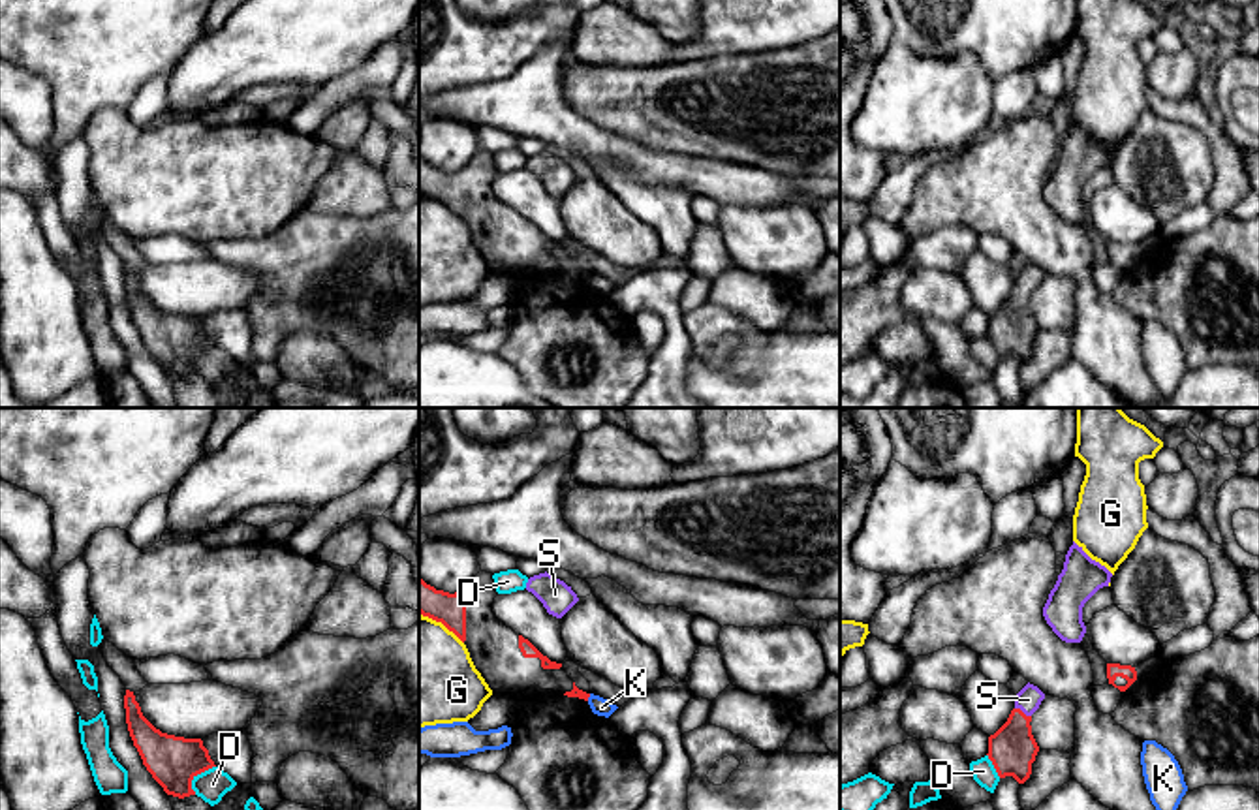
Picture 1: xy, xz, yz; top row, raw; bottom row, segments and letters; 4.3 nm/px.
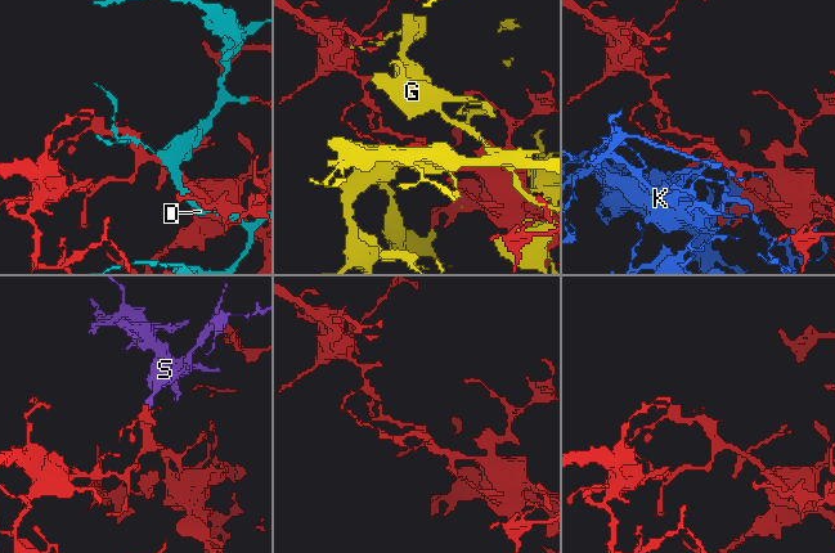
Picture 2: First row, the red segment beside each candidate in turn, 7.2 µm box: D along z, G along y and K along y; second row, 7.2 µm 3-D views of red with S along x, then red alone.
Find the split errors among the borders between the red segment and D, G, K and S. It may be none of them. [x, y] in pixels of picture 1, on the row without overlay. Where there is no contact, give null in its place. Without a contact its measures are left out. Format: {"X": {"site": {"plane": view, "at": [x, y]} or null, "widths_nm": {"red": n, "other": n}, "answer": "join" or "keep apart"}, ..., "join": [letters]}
{"D": {"site": {"plane": "xy", "at": [196, 354]}, "widths_nm": {"red": 220, "other": 140}, "answer": "keep apart"}, "G": {"site": {"plane": "xz", "at": [442, 202]}, "widths_nm": {"red": 140, "other": 440}, "answer": "keep apart"}, "K": {"site": {"plane": "xz", "at": [589, 275]}, "widths_nm": {"red": 50, "other": 80}, "answer": "keep apart"}, "S": {"site": {"plane": "yz", "at": [1021, 290]}, "widths_nm": {"red": 200, "other": 110}, "answer": "join"}, "join": ["S"]}

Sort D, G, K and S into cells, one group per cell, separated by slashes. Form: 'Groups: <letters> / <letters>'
Groups: D / G / K / S

